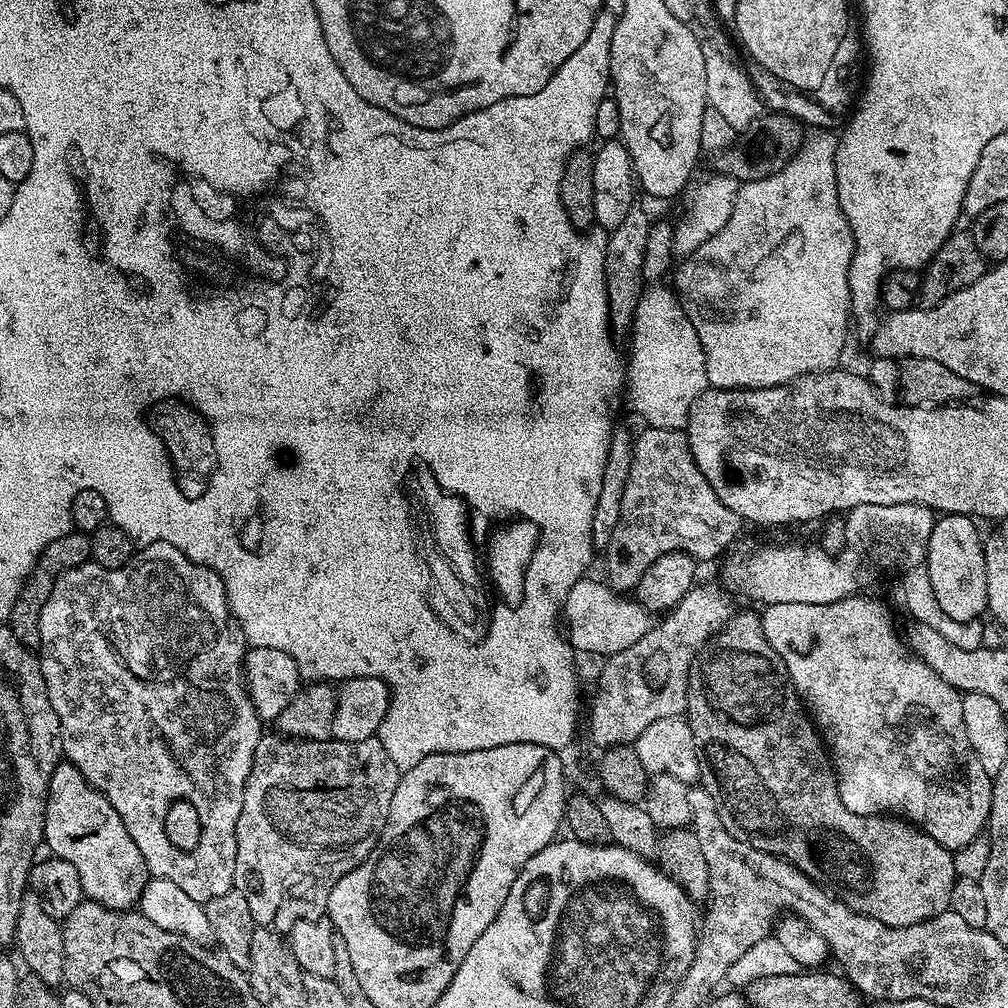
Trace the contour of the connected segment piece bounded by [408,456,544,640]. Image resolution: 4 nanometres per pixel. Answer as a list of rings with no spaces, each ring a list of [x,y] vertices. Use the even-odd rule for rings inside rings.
[[[411,456],[408,464],[422,466],[432,476],[432,484],[440,488],[440,493],[447,500],[452,500],[460,504],[460,513],[464,515],[464,536],[468,536],[468,552],[472,552],[472,568],[476,568],[476,584],[480,584],[480,596],[484,596],[484,640],[487,636],[492,636],[492,624],[496,624],[496,612],[520,612],[520,604],[528,600],[528,572],[532,572],[532,560],[536,560],[536,552],[540,552],[540,544],[544,544],[544,527],[537,520],[532,520],[525,512],[508,512],[508,516],[484,516],[484,512],[476,512],[472,508],[472,499],[462,495],[460,492],[452,492],[452,488],[447,488],[441,481],[440,476],[436,476],[437,468],[432,468],[424,456]],[[516,524],[528,524],[532,532],[536,532],[536,540],[532,540],[532,556],[528,556],[528,564],[524,564],[524,584],[520,584],[520,596],[516,600],[508,600],[504,592],[500,592],[500,584],[496,584],[496,576],[492,576],[492,544],[496,544],[496,536],[500,532],[508,532],[508,528],[516,528]]]

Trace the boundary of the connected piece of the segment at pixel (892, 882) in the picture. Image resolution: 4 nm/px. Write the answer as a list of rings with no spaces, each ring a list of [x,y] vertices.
[[[737,611],[732,619],[724,625],[724,629],[712,637],[706,651],[693,664],[692,670],[688,674],[686,719],[694,734],[696,756],[700,759],[699,783],[710,794],[710,798],[714,798],[716,808],[722,817],[722,826],[726,826],[726,830],[730,830],[730,834],[734,834],[734,838],[788,861],[799,872],[806,874],[811,880],[815,880],[817,884],[835,890],[839,899],[843,900],[846,906],[853,908],[855,912],[861,912],[863,916],[874,918],[891,928],[905,928],[921,924],[923,920],[929,920],[951,909],[950,890],[954,890],[957,875],[954,870],[952,853],[947,848],[938,846],[938,842],[934,842],[934,838],[930,838],[930,834],[926,834],[915,824],[909,824],[907,820],[889,815],[863,816],[854,814],[850,810],[846,810],[846,806],[842,806],[842,798],[838,794],[836,770],[832,767],[828,749],[816,725],[812,723],[800,697],[796,695],[796,687],[788,679],[788,671],[782,658],[778,658],[778,654],[774,654],[774,646],[770,646],[770,642],[766,642],[766,634],[762,630],[762,622],[757,613]]]

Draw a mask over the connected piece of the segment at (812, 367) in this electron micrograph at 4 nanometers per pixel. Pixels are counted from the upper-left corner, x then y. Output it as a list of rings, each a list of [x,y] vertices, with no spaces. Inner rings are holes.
[[[820,130],[812,135],[805,139],[792,161],[782,166],[780,172],[770,174],[758,181],[741,183],[729,221],[705,244],[698,246],[696,252],[681,263],[684,264],[681,268],[679,265],[675,269],[674,292],[679,297],[681,307],[684,308],[685,317],[690,318],[690,322],[698,332],[702,348],[705,350],[708,382],[713,388],[773,388],[779,384],[789,385],[810,372],[827,372],[839,365],[836,363],[839,362],[840,355],[844,352],[844,343],[848,340],[848,316],[850,317],[852,306],[848,273],[851,272],[852,255],[856,243],[850,226],[846,222],[846,214],[842,214],[842,206],[838,202],[838,182],[834,174],[837,133]]]

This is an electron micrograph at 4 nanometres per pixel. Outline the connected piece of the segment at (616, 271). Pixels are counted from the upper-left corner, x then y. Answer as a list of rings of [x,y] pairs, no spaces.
[[[633,206],[622,226],[608,232],[608,245],[604,251],[604,281],[608,295],[608,319],[617,333],[627,333],[633,327],[639,300],[646,291],[646,281],[642,274],[642,258],[646,255],[646,238],[650,234],[654,220]]]

